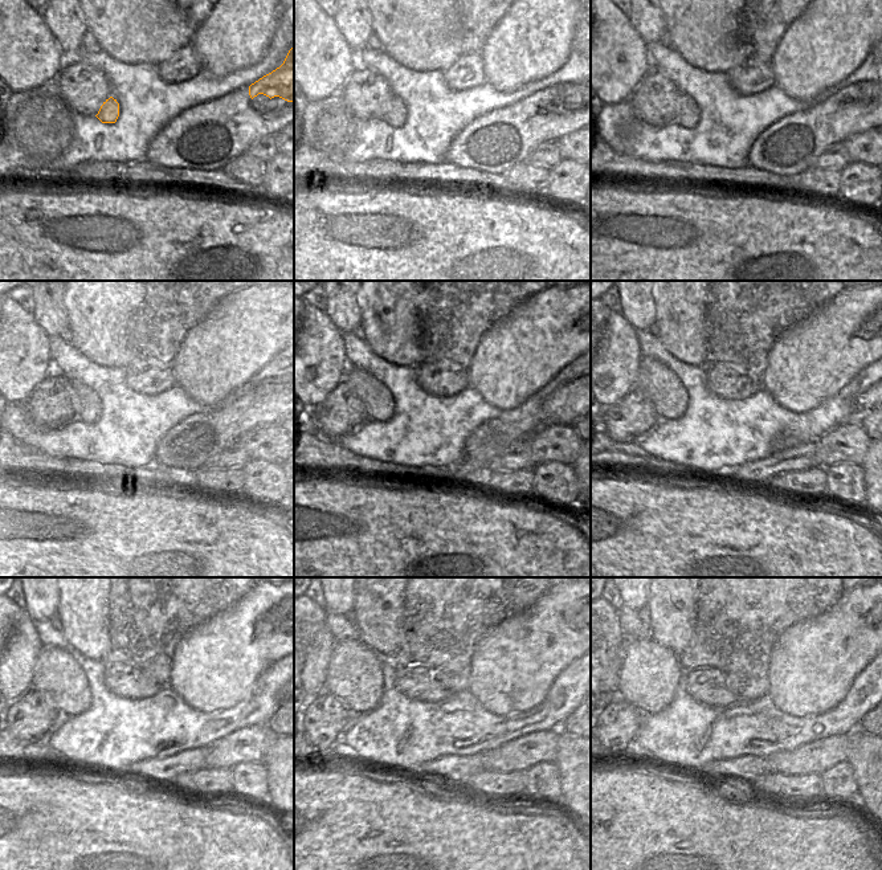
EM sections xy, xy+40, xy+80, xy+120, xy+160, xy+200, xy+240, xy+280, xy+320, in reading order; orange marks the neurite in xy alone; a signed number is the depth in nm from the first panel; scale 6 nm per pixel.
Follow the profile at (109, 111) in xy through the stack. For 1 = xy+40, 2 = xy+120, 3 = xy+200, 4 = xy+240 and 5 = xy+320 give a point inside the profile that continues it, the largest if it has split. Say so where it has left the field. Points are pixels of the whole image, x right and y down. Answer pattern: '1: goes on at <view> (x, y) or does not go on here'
1: goes on at xy+40 (396, 114)
2: goes on at xy+120 (86, 404)
3: goes on at xy+200 (660, 384)
4: goes on at xy+240 (57, 676)
5: goes on at xy+320 (649, 676)

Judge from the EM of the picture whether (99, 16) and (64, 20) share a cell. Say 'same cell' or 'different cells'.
different cells

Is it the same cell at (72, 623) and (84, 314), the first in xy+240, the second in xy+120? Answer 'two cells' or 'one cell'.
one cell

